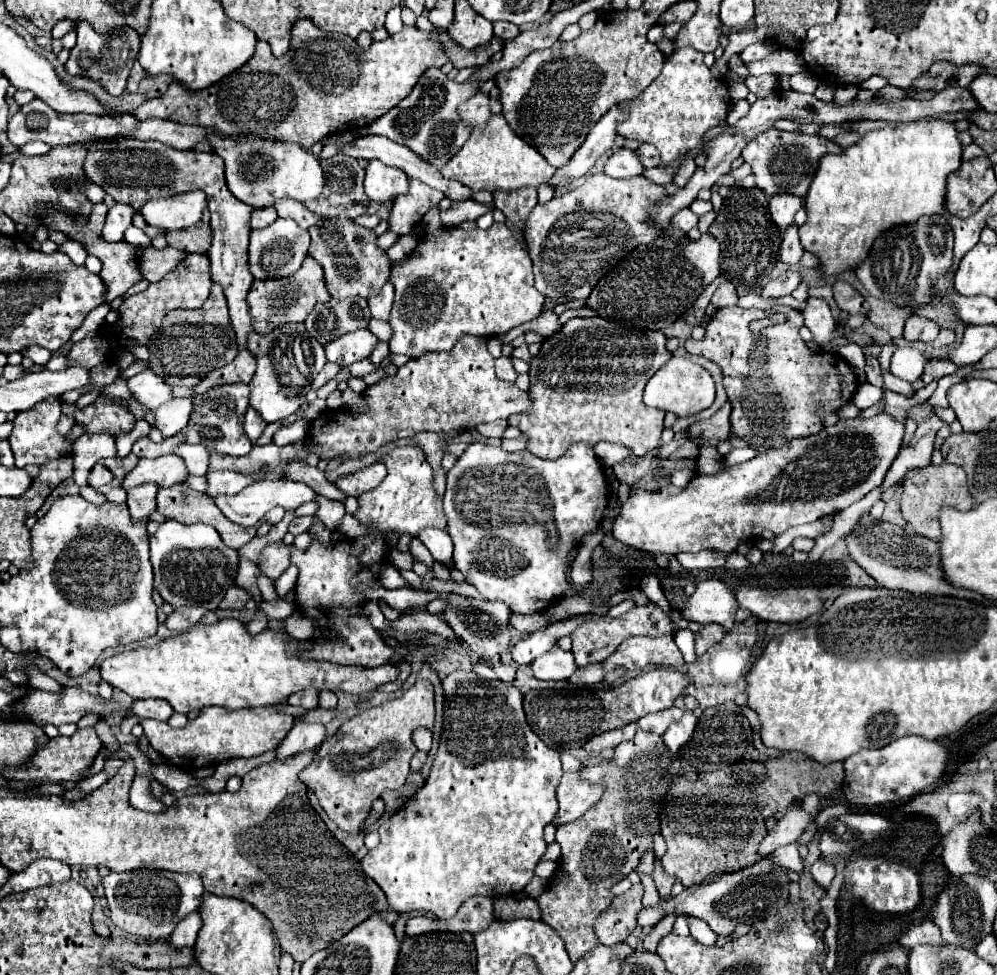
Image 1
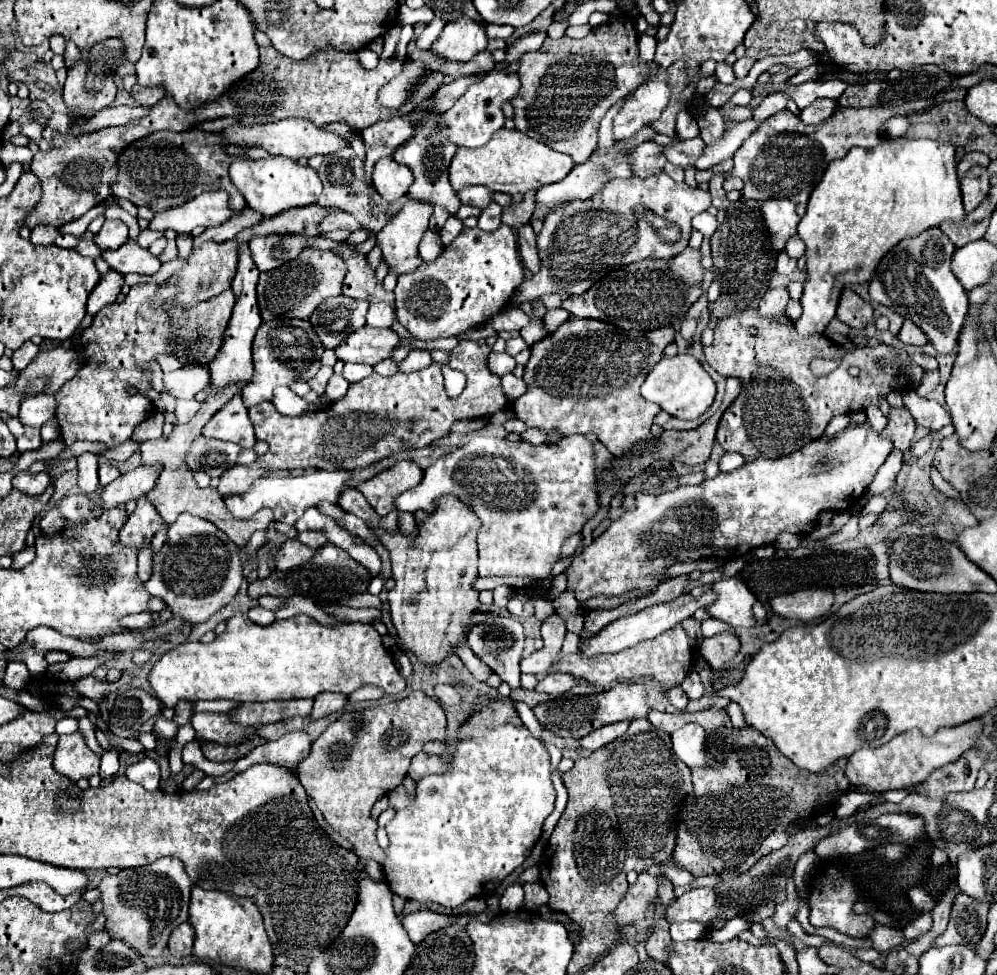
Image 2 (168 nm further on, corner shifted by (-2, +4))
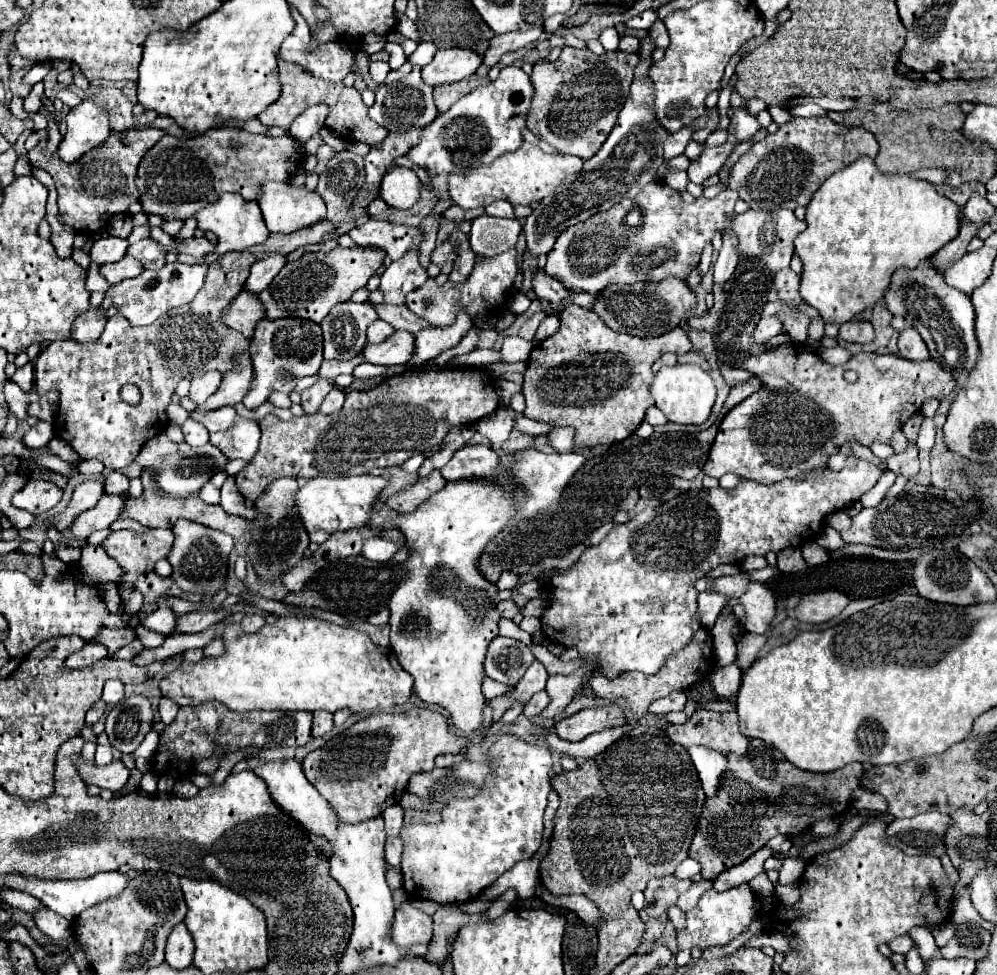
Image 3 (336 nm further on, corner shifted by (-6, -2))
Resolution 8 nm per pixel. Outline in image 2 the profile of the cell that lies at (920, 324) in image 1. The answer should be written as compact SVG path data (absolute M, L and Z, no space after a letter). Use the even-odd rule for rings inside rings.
M910 319L904 321L904 325L902 325L900 333L898 333L898 339L900 339L902 343L908 343L908 345L926 345L926 343L928 343L926 335L924 335L924 333L920 331L920 327L916 327Z

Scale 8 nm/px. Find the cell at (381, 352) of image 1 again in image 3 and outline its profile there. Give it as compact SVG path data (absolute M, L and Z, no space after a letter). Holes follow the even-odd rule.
M360 363L356 369L354 369L354 377L356 379L372 379L372 377L378 377L378 375L386 375L386 369L380 367L380 365L372 365L372 363Z

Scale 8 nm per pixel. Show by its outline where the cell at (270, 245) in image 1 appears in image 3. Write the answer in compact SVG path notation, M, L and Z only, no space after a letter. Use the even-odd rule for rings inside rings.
M280 253L256 261L250 269L250 277L246 279L248 289L258 295L262 289L266 289L272 283L272 279L280 273L284 263L286 263L286 255L280 255Z

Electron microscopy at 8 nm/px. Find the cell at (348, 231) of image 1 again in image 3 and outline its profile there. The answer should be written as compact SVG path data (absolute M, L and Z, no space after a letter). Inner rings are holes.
M374 303L372 305L378 313L380 319L388 321L394 329L404 329L408 333L418 333L420 329L424 327L430 327L430 325L424 325L424 321L420 321L420 317L416 317L406 305L382 305L382 303Z

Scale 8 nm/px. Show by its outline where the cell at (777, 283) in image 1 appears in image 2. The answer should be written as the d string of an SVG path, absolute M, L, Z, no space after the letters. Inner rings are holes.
M784 287L768 289L766 295L760 299L758 313L760 317L778 317L786 311L786 303L788 303L788 291Z

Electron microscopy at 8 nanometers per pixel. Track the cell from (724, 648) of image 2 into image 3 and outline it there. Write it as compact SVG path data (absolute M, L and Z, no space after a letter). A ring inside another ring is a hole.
M730 663L730 665L722 667L720 671L714 671L714 675L712 675L712 687L714 687L716 695L722 699L734 697L738 693L740 681L742 681L742 671L736 663Z

